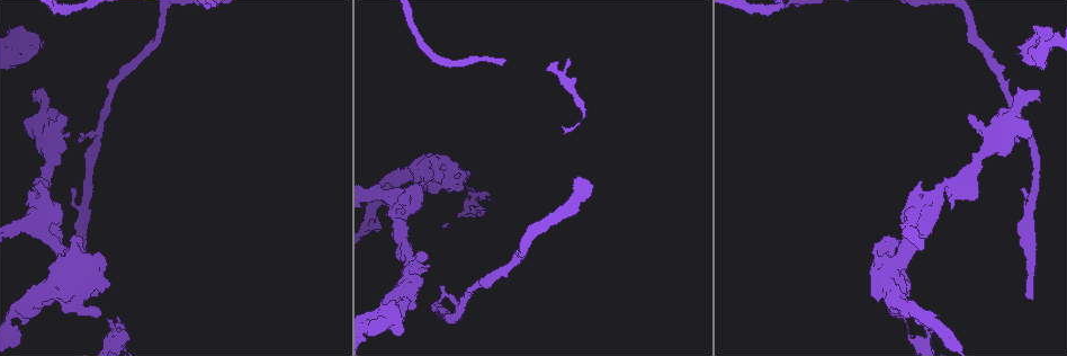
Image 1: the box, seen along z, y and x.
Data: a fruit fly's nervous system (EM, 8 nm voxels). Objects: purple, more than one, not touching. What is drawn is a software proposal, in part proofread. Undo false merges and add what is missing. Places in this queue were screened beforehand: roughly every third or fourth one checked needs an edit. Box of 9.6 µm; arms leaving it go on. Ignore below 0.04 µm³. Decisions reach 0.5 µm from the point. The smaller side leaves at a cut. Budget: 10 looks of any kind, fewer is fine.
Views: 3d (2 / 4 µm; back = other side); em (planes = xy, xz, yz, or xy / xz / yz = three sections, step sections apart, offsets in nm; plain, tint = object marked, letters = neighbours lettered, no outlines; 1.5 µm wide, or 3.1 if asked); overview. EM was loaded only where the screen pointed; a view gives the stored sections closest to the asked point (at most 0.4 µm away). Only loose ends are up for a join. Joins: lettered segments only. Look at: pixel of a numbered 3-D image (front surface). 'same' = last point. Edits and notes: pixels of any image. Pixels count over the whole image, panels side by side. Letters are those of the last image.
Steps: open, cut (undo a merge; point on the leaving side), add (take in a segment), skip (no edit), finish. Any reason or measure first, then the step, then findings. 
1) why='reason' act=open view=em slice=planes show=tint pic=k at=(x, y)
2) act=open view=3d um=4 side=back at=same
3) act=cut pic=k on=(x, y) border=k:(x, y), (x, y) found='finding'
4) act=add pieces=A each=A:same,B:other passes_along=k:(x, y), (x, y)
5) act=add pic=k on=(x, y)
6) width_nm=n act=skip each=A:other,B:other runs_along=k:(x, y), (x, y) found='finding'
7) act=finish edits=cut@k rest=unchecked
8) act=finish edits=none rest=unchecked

why='branch stops here' act=open view=em slice=yz step=4 show=letters pic=1 at=(41, 181)

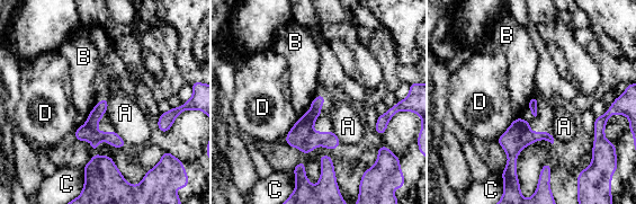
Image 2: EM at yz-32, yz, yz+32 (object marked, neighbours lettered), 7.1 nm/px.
act=skip each=A:other,B:other,C:other,D:other runs_along=2:(105, 102), (93, 130), (119, 144) found='none of them fits'

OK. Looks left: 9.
why='free end' act=open view=3d um=4 pic=1 at=(1031, 134)

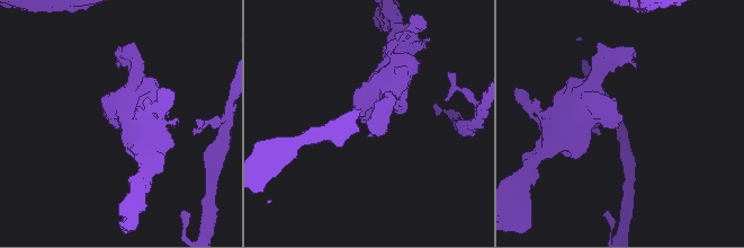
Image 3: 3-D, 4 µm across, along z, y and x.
why='shape alone is not enough' act=open view=em slice=planes show=letters pic=3 at=(620, 122)

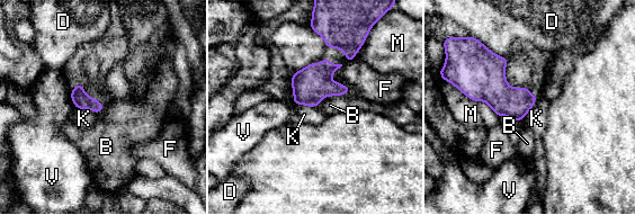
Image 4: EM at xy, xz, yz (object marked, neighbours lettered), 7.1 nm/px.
longest_contact=M:360nm act=skip each=B:other,D:other,F:other,K:other,M:other,V:other border=4:(535, 92), (535, 104), (522, 119) found='no lettered segment goes on from it'

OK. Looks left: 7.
why='free end' act=open view=em slice=planes show=letters pic=1 at=(71, 190)

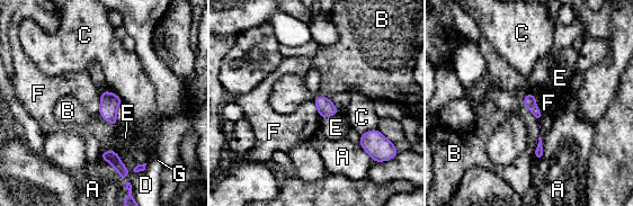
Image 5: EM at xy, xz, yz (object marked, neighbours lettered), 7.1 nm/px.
longest_contact=F:240nm act=skip each=A:other,B:other,C:other,D:other,E:other,F:other,G:other border=5:(531, 91), (542, 115), (538, 122) found='no lettered segment goes on from it'

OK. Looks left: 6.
why='stops while still wide' act=open view=3d um=2 pic=1 at=(1021, 47)

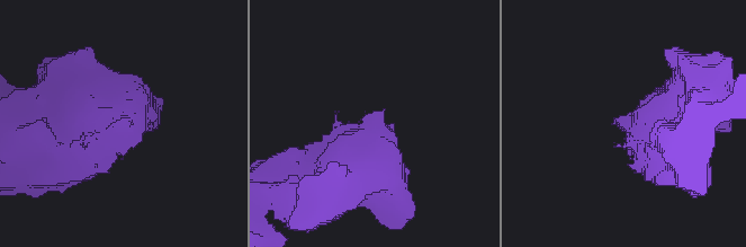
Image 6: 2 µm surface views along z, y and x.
why='need the tissue' act=open view=em slice=planes show=letters pic=6 at=(371, 114)

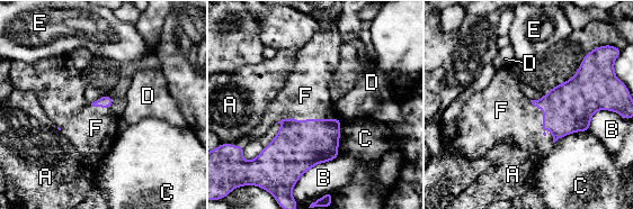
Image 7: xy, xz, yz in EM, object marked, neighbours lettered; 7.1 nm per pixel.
act=add pic=7 on=(509, 112) each=A:other,B:other,C:other,D:other,E:other,F:same passes_along=7:(568, 108), (543, 121), (509, 112) found='it goes on there'

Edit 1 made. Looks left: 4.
act=finish edits=add@7 rest=unchecked

